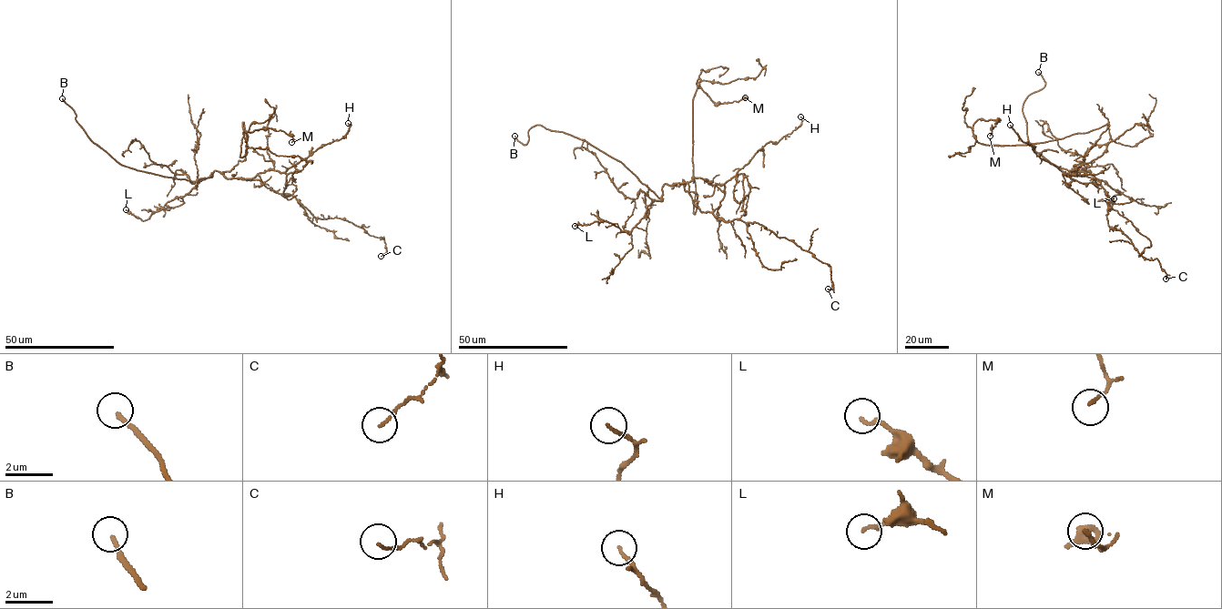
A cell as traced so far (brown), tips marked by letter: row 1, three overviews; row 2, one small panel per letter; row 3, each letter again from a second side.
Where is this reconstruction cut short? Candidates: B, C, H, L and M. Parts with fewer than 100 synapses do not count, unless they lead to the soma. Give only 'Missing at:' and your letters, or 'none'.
Missing at: B

